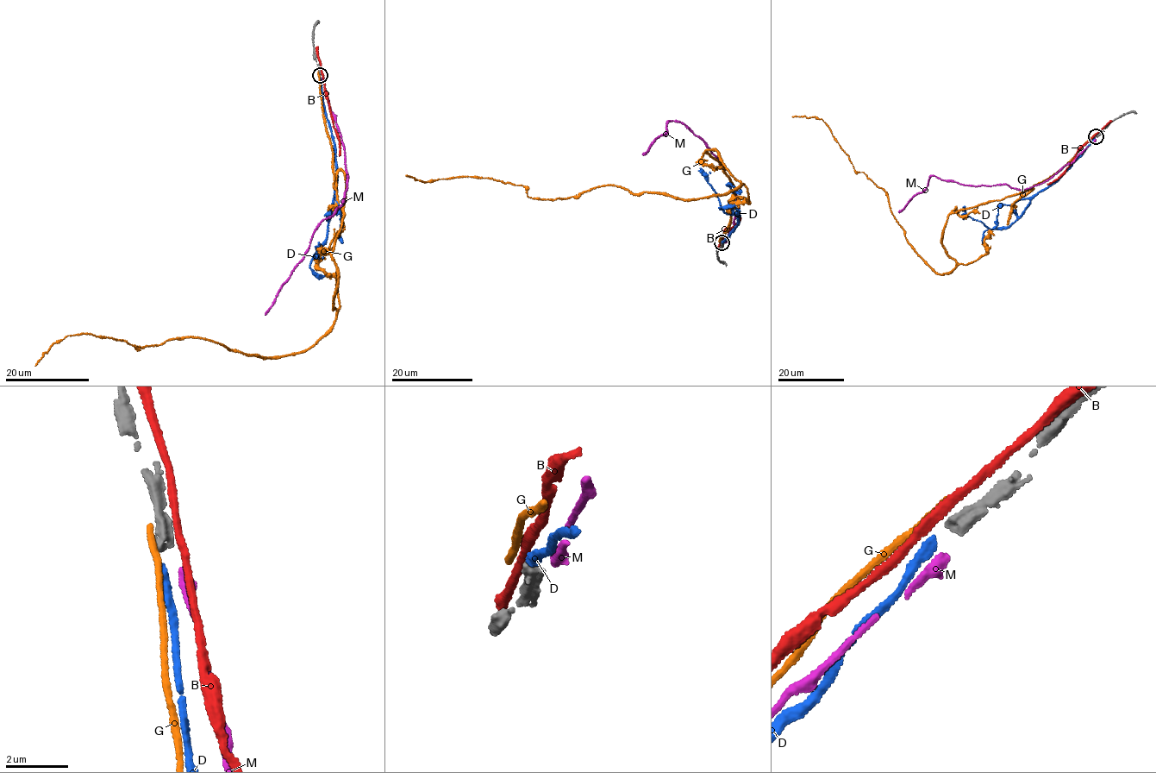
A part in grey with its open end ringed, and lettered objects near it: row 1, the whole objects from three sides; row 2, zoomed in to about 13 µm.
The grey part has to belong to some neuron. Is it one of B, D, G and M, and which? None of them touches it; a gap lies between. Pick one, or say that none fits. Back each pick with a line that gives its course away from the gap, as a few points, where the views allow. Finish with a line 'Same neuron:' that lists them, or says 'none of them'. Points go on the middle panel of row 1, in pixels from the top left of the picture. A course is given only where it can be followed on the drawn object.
D: Its course: (722, 241), (738, 224), (737, 210), (740, 212), (740, 216), (726, 212), (700, 169)
Same neuron: D

